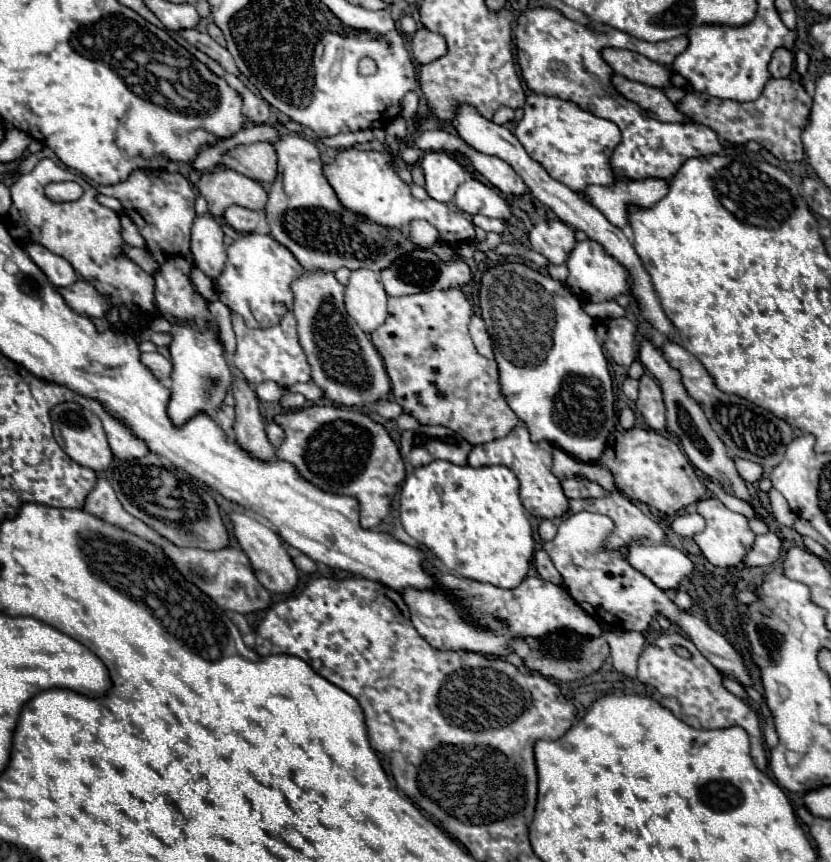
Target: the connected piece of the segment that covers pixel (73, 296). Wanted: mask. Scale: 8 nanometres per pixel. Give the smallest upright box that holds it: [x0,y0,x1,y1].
[57,279,109,317]

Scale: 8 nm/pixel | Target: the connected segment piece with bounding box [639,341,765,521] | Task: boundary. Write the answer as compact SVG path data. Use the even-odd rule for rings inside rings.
M643 341L643 343L641 343L639 359L641 359L641 363L653 373L653 377L661 381L663 401L665 401L665 405L667 405L667 421L669 421L667 425L669 425L669 429L679 437L681 447L683 447L683 451L687 453L689 461L691 461L701 473L705 473L705 475L709 475L711 479L717 479L719 483L723 483L723 487L725 487L727 491L733 491L735 497L739 497L741 501L749 503L749 505L755 509L757 519L763 521L765 517L759 513L757 497L749 491L749 483L739 475L739 471L737 471L737 467L735 467L735 459L733 459L731 453L725 449L725 443L713 433L713 429L711 429L711 425L709 425L705 413L701 413L701 407L685 393L685 389L683 389L683 385L681 385L681 375L679 375L675 369L671 369L671 367L667 365L667 361L665 361L663 355L661 355L661 351L659 351L657 347L653 347L649 341Z

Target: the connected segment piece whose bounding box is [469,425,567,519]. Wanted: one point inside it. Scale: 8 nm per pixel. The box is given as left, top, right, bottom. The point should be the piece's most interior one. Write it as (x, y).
(541, 493)

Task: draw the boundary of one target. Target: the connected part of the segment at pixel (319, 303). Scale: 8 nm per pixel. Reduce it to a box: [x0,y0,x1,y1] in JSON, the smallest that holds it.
[291,273,391,407]

